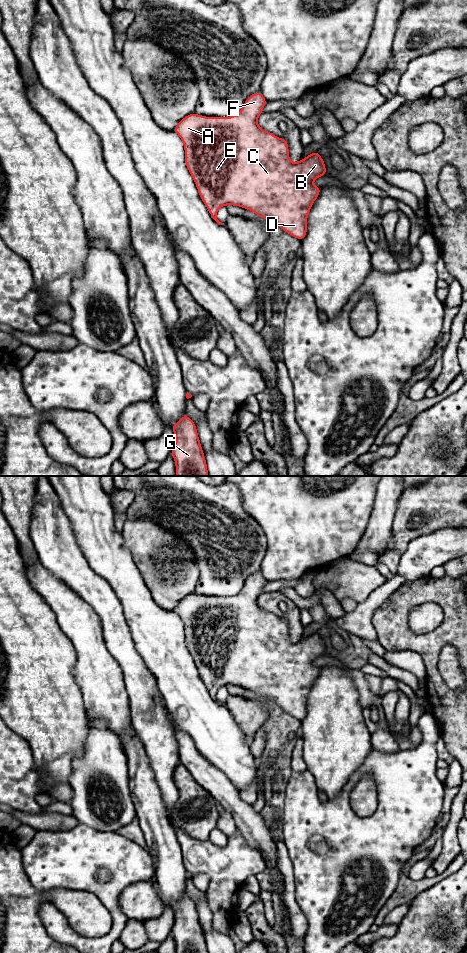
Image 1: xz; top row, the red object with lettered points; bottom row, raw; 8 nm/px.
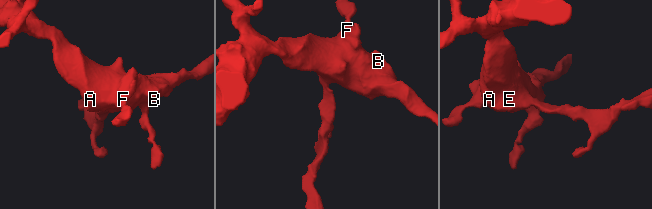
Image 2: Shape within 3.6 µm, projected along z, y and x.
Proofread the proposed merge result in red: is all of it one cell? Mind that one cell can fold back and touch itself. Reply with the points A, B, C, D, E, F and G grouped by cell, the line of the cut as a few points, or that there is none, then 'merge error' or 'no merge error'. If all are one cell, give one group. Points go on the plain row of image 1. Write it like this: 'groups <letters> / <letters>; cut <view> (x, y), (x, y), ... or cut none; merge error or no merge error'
groups A B C D E F G; cut none; no merge error

